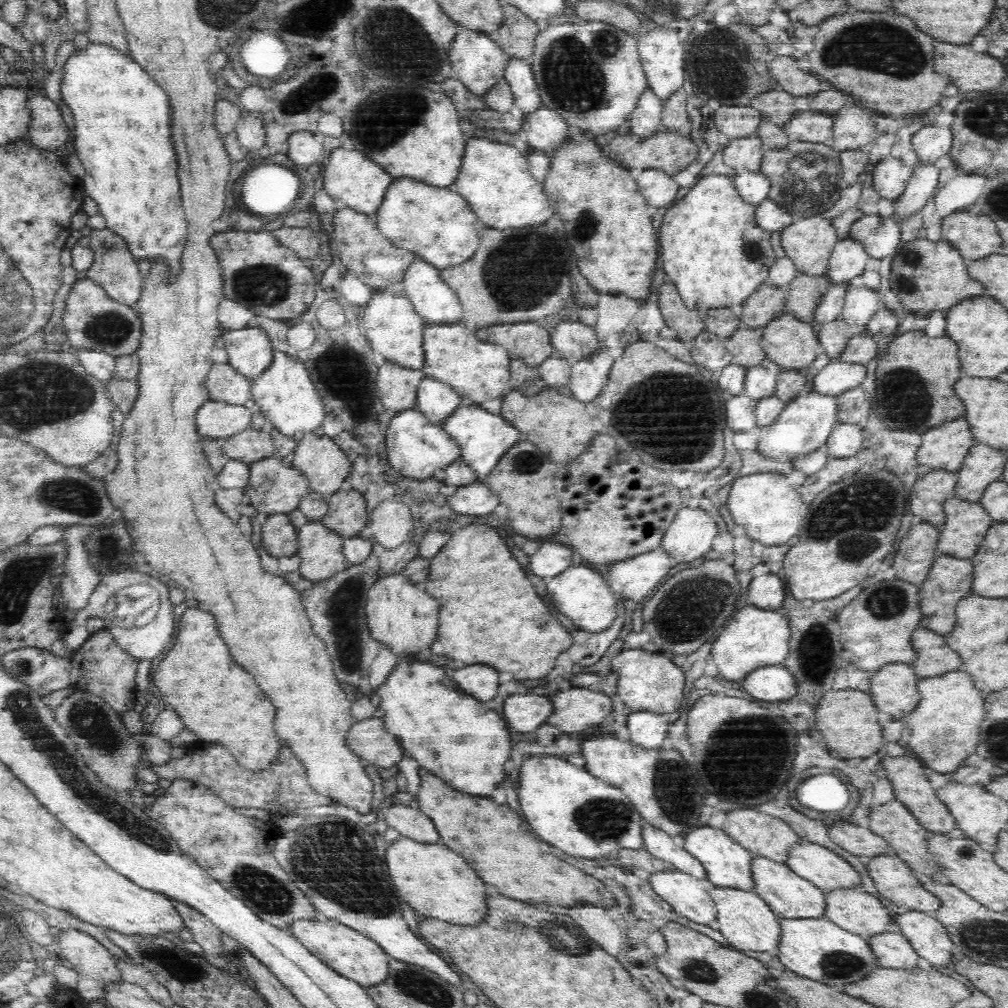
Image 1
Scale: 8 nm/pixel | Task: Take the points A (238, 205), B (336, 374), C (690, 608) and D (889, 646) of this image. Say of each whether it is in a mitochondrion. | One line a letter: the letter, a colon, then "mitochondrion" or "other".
A: other
B: mitochondrion
C: mitochondrion
D: other

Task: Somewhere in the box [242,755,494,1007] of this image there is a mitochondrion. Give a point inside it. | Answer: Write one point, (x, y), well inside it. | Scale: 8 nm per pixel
(358, 886)

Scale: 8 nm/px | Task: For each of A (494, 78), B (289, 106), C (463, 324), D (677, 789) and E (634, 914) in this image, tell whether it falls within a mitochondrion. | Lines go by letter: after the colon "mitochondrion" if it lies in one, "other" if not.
A: other
B: mitochondrion
C: other
D: mitochondrion
E: other

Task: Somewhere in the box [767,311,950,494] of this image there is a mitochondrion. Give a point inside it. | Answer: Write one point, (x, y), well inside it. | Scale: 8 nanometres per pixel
(905, 400)

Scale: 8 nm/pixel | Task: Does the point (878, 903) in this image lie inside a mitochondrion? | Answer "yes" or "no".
no

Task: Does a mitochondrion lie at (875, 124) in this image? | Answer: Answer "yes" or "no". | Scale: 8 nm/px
no

